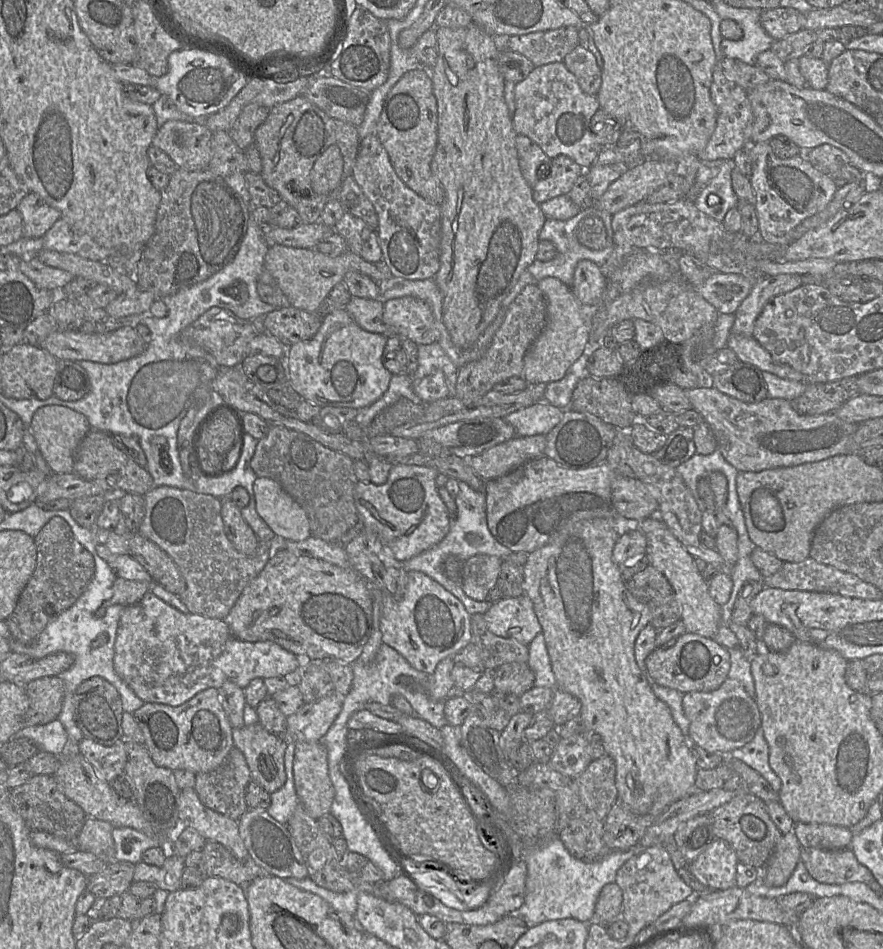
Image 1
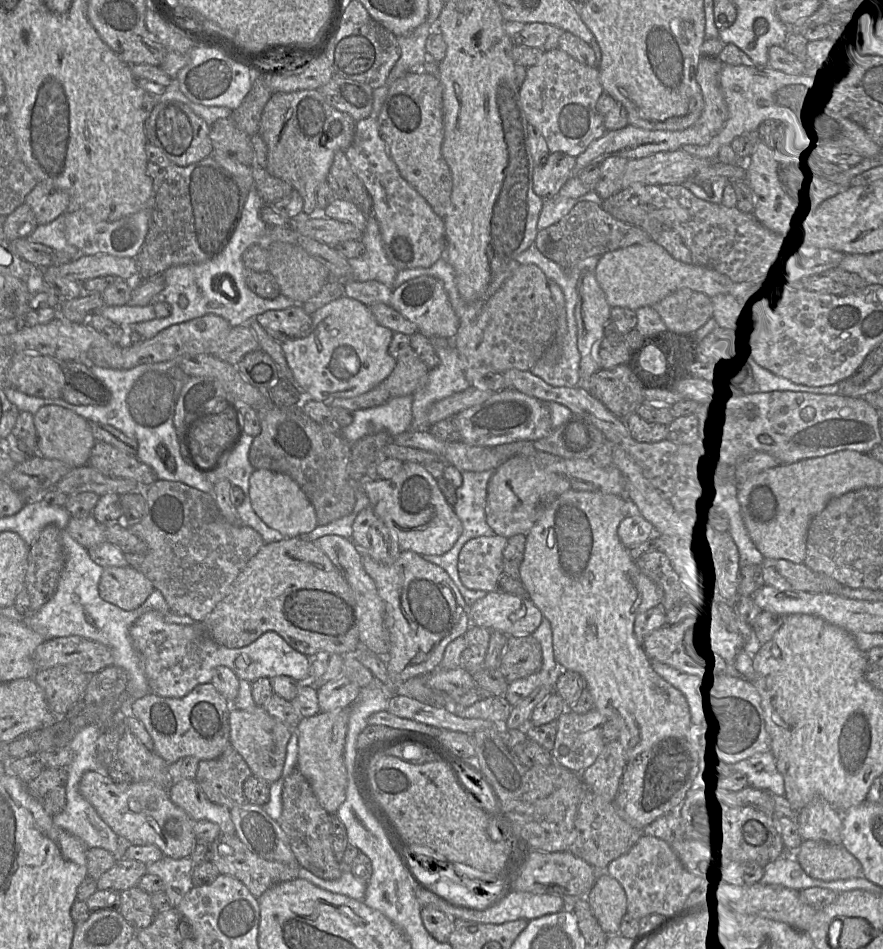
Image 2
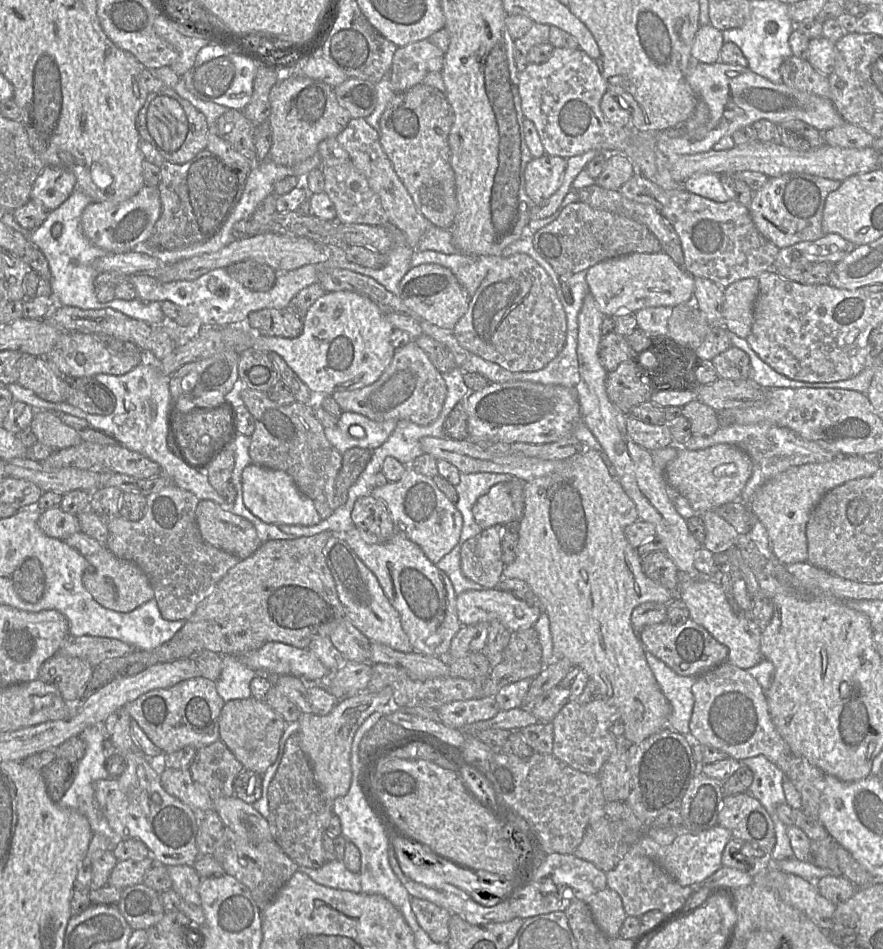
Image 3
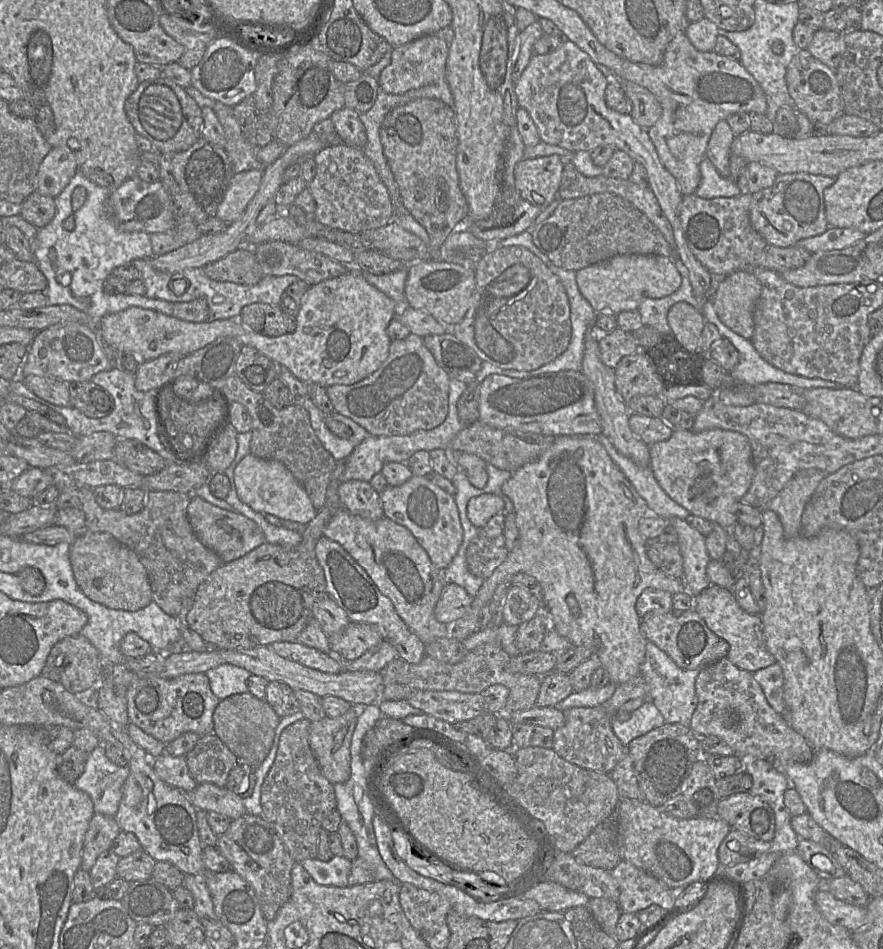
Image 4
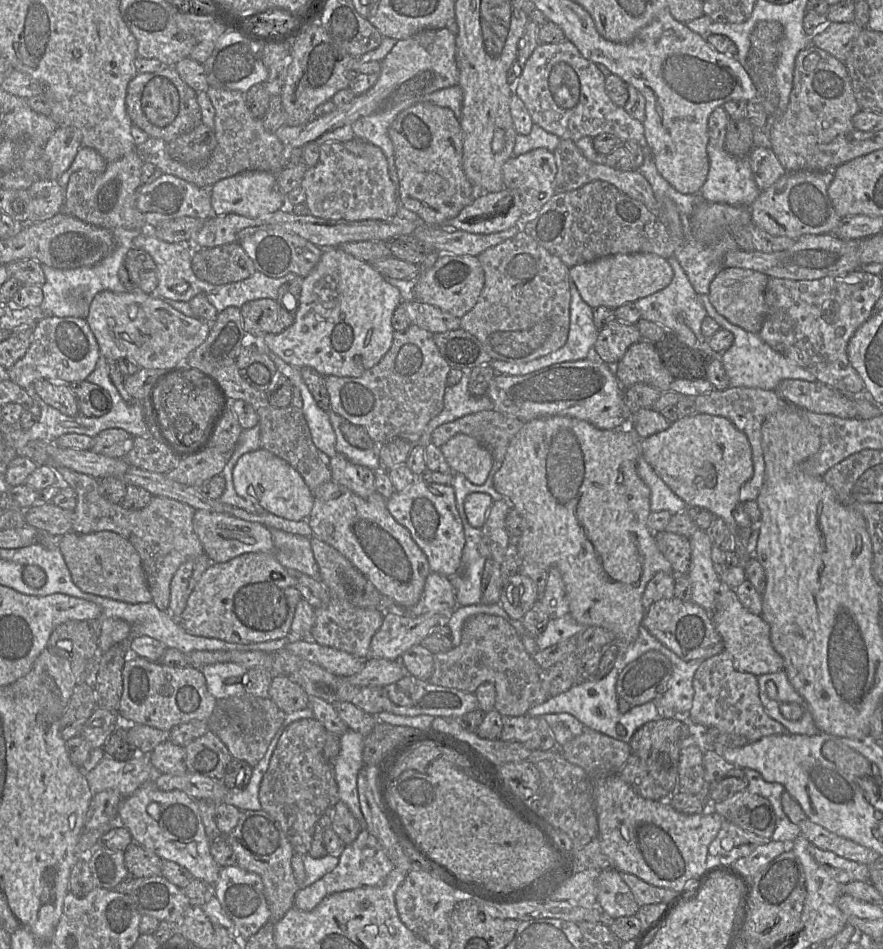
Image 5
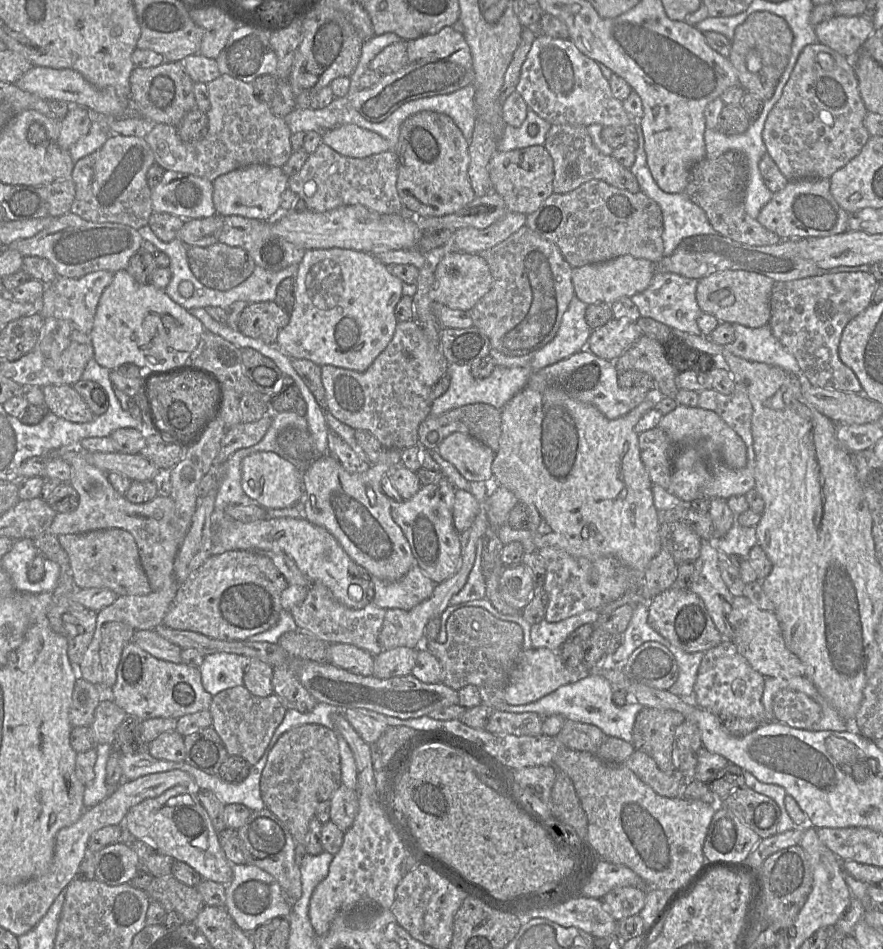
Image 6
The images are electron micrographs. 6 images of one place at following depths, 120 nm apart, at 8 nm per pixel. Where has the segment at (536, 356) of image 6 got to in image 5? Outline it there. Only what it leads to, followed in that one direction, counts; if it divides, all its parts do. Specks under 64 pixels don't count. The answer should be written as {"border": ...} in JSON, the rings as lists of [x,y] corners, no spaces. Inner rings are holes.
{"border":[[[570,278],[570,316],[569,316],[569,330],[566,343],[558,350],[551,352],[545,356],[526,363],[511,363],[502,360],[491,360],[490,365],[496,374],[523,376],[540,369],[549,367],[554,364],[582,360],[592,355],[593,346],[597,340],[598,329],[593,323],[593,308],[591,308],[580,296],[575,284]]]}

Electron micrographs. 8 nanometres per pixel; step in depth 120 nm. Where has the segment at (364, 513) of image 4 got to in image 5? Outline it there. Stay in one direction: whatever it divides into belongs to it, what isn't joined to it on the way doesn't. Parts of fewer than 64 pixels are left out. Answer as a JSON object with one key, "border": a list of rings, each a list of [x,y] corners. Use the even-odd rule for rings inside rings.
{"border":[[[340,453],[330,458],[330,469],[331,480],[360,497],[366,498],[376,491],[375,472],[350,462]]]}

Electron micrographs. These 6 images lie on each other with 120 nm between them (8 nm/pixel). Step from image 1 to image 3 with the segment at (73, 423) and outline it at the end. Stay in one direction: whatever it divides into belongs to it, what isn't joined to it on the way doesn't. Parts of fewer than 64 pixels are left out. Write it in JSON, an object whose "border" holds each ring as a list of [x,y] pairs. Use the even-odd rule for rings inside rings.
{"border":[[[35,411],[30,426],[37,441],[53,450],[69,448],[83,441],[75,429],[63,423],[51,411]]]}

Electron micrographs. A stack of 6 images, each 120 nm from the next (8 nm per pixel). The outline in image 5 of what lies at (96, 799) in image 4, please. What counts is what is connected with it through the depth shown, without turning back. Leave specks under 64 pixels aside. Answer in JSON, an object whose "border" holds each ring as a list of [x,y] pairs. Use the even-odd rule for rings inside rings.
{"border":[[[106,755],[89,772],[85,772],[92,794],[104,790],[117,790],[122,798],[132,795],[143,784],[153,781],[157,770],[150,759],[139,756],[127,761],[117,761]]]}

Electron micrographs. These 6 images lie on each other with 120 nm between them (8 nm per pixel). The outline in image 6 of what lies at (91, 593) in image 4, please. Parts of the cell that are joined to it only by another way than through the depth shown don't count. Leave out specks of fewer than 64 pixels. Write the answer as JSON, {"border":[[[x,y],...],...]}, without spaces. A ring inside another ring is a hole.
{"border":[[[113,528],[83,534],[63,534],[57,539],[69,557],[77,589],[106,588],[117,596],[143,596],[152,591],[140,562],[136,542],[126,530]]]}

